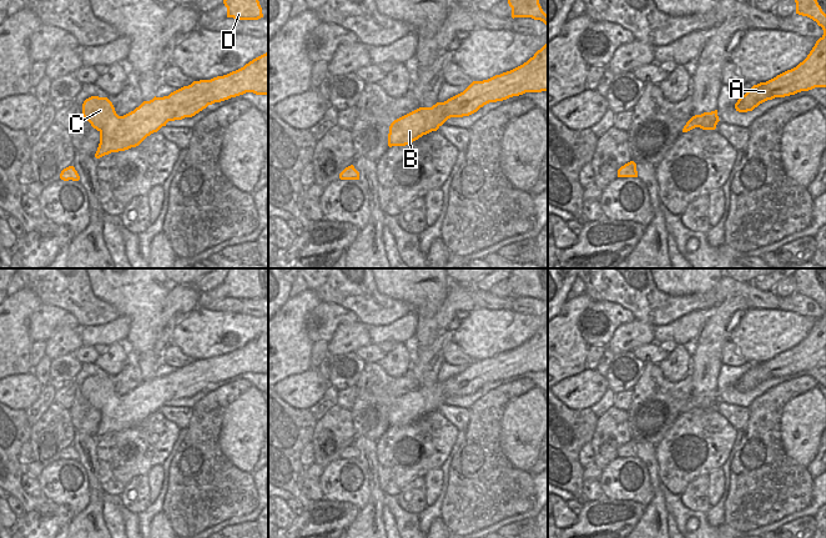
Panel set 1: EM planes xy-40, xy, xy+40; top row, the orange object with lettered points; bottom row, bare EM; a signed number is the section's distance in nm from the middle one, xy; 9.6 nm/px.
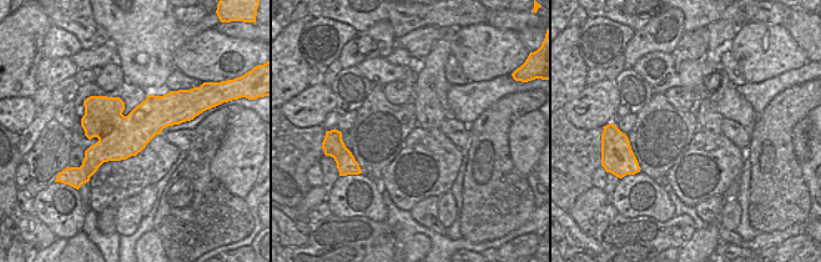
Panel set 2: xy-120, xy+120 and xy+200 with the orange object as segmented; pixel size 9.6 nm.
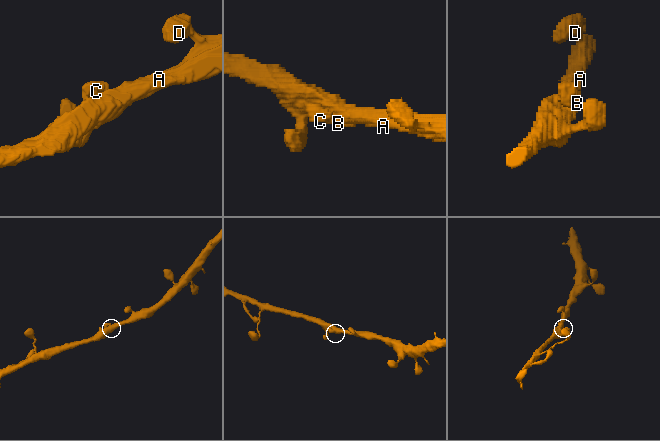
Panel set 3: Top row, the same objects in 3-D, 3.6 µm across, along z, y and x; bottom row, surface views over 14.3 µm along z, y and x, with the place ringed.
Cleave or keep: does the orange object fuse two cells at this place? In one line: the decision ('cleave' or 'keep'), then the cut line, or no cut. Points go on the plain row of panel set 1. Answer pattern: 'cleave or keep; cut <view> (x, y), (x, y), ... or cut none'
keep; cut none

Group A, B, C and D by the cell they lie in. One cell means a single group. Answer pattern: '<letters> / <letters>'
A B C D

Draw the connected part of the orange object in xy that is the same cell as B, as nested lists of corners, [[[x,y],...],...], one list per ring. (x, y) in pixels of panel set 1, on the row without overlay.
[[[548,322],[523,345],[488,359],[473,361],[463,372],[444,382],[437,382],[432,387],[419,387],[394,399],[389,406],[388,426],[411,424],[423,414],[437,411],[448,398],[469,396],[489,382],[503,381],[525,372],[542,371],[548,371]]]

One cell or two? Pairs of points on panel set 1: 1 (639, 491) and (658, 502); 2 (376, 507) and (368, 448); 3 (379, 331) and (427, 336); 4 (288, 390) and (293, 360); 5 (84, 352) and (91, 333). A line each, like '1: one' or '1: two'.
1: two
2: one
3: two
4: two
5: two

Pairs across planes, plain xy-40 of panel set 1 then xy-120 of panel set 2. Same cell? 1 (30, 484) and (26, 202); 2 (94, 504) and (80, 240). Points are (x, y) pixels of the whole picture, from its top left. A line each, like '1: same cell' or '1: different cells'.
1: same cell
2: same cell

